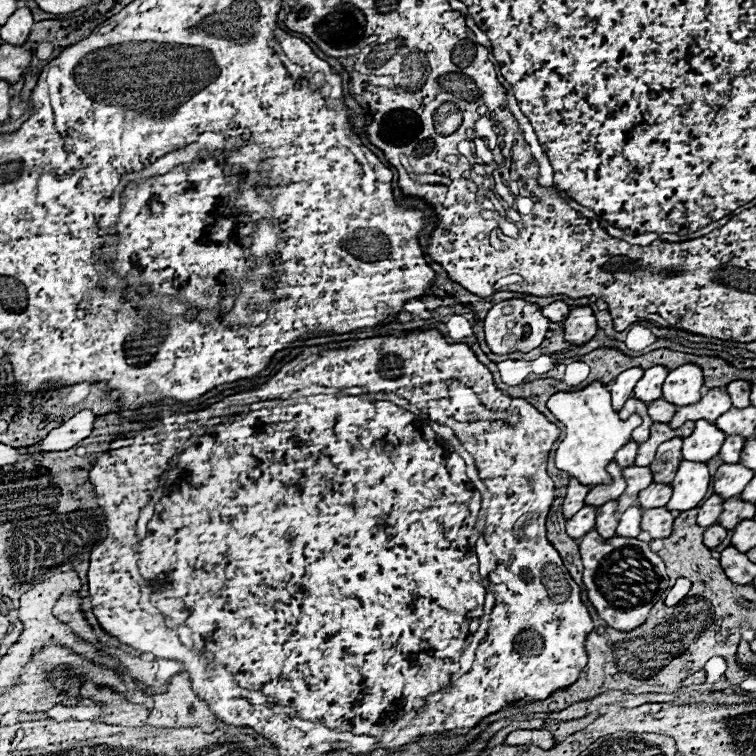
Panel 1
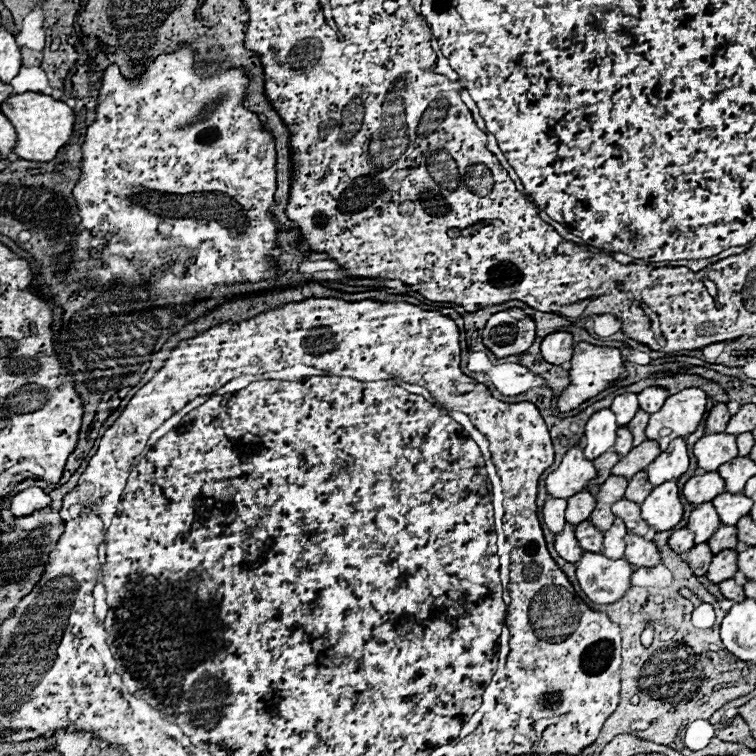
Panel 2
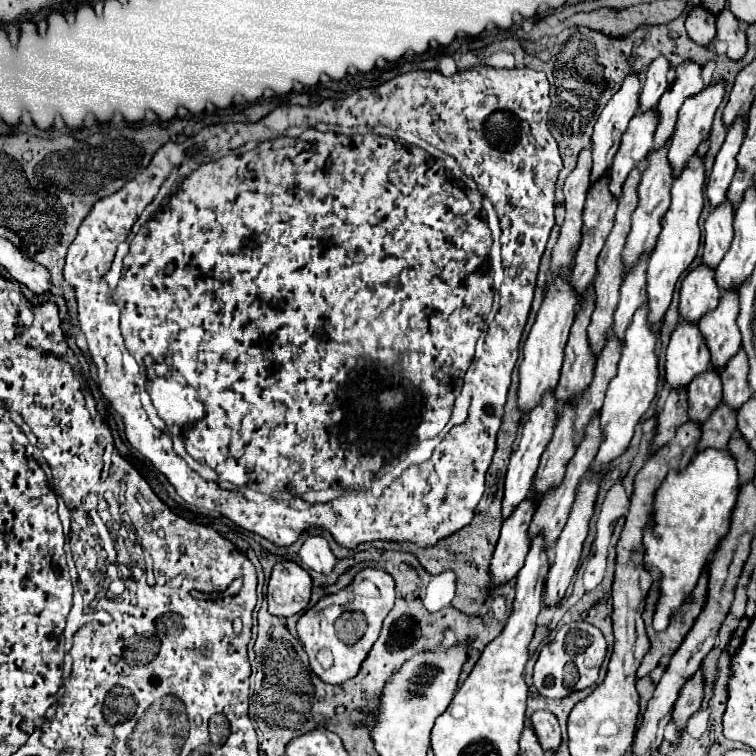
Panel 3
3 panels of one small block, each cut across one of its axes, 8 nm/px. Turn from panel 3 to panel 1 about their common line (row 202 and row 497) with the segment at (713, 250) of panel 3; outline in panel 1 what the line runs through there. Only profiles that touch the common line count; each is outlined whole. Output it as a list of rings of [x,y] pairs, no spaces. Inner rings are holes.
[[[722,464],[714,474],[712,486],[718,496],[728,500],[740,494],[740,490],[744,490],[744,486],[752,480],[752,476],[754,476],[752,470],[744,470],[744,466],[740,464]]]

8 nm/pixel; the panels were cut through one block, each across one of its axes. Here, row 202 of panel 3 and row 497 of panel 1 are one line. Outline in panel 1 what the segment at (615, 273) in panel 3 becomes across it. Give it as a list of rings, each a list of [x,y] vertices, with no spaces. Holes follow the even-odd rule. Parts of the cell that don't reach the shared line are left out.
[[[628,466],[622,470],[622,476],[626,480],[626,490],[624,494],[618,498],[618,514],[622,514],[628,506],[636,504],[636,498],[638,498],[638,492],[652,484],[652,472],[648,470],[648,466]]]

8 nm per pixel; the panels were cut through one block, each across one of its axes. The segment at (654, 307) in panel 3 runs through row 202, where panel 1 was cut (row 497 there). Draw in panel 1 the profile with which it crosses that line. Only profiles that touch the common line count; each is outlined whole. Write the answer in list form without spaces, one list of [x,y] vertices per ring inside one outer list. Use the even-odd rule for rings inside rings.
[[[684,460],[676,472],[676,478],[670,484],[674,492],[666,508],[678,512],[694,508],[698,502],[704,500],[708,484],[710,484],[710,472],[706,464]]]

